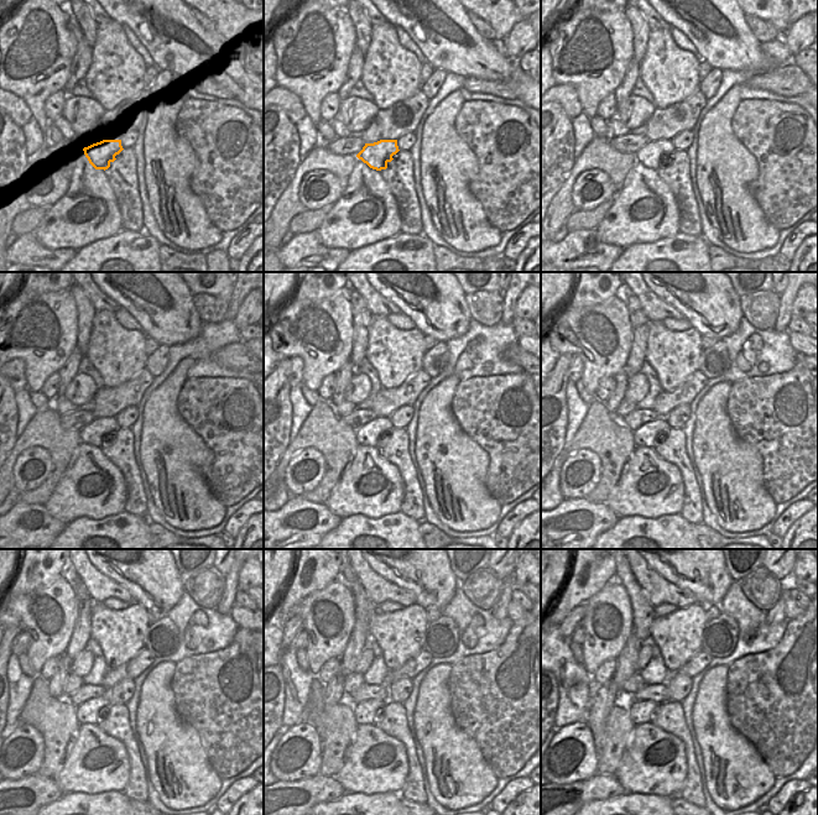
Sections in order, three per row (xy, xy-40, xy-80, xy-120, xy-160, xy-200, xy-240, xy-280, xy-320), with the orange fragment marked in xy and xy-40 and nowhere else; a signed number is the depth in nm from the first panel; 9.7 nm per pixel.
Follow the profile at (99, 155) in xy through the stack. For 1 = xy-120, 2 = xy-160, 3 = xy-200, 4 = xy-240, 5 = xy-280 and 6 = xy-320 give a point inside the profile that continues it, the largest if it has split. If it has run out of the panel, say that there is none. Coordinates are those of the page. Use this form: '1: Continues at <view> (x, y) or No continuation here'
1: Continues at xy-120 (92, 434)
2: Continues at xy-160 (368, 434)
3: Continues at xy-200 (645, 435)
4: Continues at xy-240 (87, 712)
5: Continues at xy-280 (364, 712)
6: Continues at xy-320 (640, 711).

